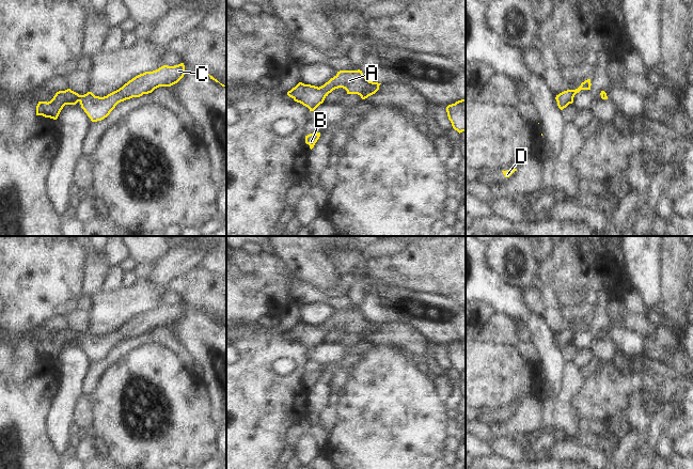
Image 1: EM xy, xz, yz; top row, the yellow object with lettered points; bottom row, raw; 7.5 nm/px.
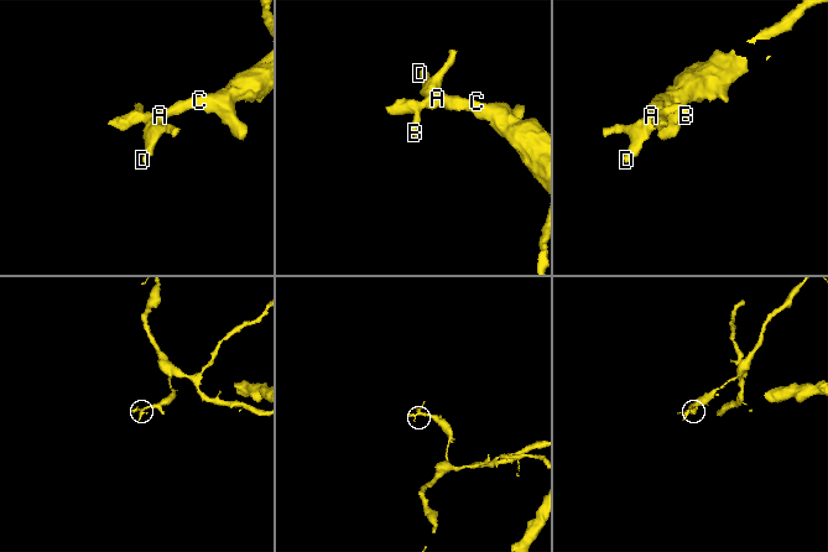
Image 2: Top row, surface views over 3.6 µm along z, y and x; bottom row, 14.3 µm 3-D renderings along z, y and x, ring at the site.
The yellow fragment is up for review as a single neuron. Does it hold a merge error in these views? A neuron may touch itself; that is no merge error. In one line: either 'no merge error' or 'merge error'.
no merge error

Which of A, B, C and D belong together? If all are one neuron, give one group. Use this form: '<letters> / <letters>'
A B C D

